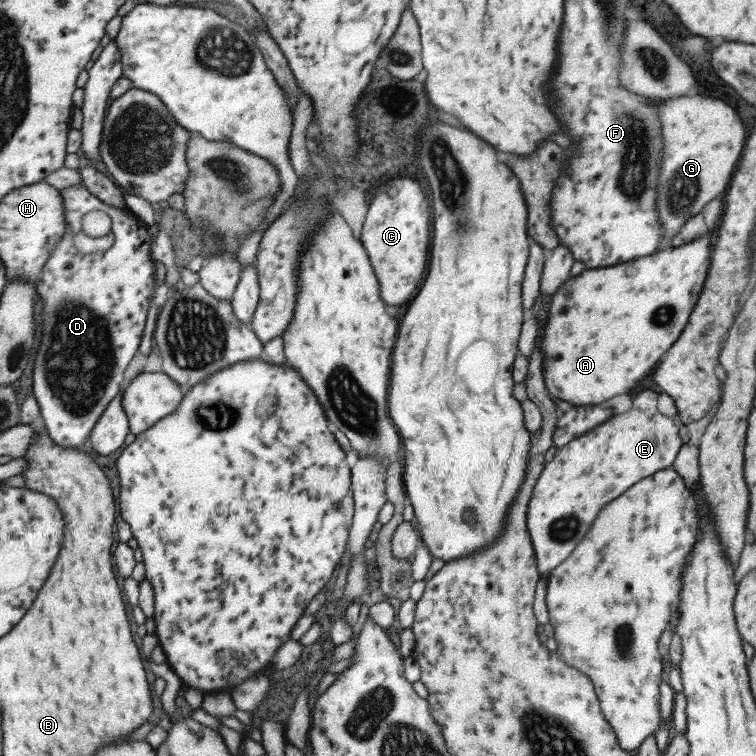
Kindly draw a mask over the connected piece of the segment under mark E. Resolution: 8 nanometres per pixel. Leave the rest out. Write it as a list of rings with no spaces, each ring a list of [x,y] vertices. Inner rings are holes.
[[[641,388],[637,392],[637,396],[633,396],[633,408],[629,408],[627,412],[621,412],[617,416],[611,416],[609,420],[595,426],[587,434],[583,434],[583,436],[571,440],[569,444],[565,444],[563,448],[559,448],[555,452],[555,456],[551,458],[551,462],[543,465],[527,503],[526,524],[537,573],[549,573],[569,557],[575,545],[587,532],[587,526],[593,524],[597,512],[607,502],[617,498],[621,492],[625,492],[627,488],[632,487],[635,482],[642,478],[670,468],[681,444],[676,418],[661,414],[657,410],[656,392]],[[555,522],[559,522],[557,532],[551,532],[549,528]]]

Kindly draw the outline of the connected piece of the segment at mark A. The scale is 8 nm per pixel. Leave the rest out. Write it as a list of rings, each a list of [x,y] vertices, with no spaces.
[[[701,235],[678,247],[665,246],[627,263],[585,269],[577,276],[567,278],[551,296],[545,326],[537,332],[547,392],[573,402],[574,406],[603,402],[633,388],[635,382],[659,362],[687,324],[709,268],[711,247],[709,235]]]

